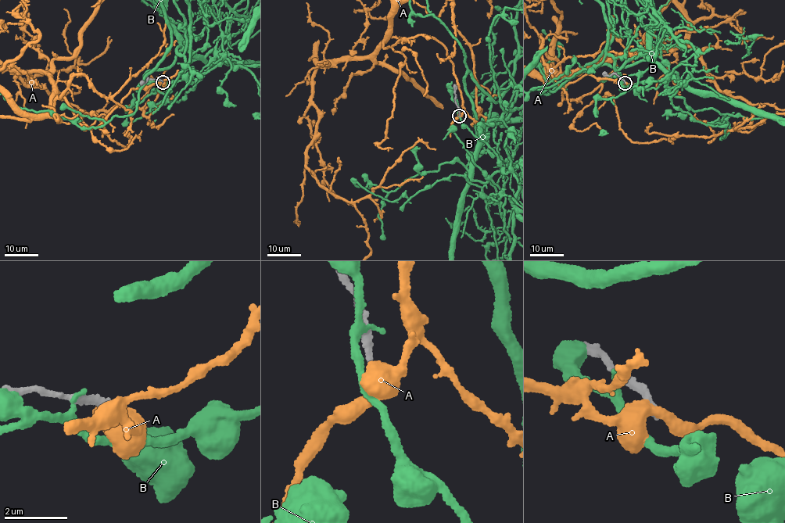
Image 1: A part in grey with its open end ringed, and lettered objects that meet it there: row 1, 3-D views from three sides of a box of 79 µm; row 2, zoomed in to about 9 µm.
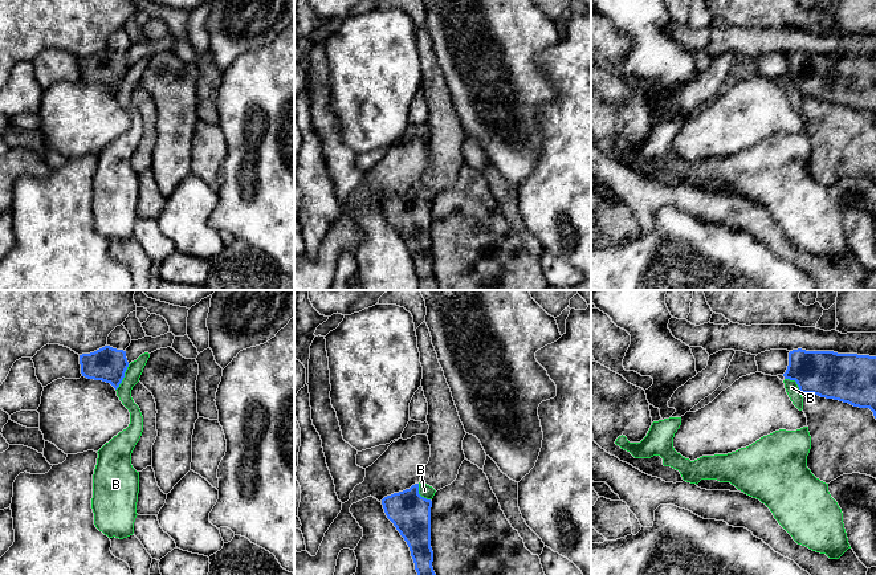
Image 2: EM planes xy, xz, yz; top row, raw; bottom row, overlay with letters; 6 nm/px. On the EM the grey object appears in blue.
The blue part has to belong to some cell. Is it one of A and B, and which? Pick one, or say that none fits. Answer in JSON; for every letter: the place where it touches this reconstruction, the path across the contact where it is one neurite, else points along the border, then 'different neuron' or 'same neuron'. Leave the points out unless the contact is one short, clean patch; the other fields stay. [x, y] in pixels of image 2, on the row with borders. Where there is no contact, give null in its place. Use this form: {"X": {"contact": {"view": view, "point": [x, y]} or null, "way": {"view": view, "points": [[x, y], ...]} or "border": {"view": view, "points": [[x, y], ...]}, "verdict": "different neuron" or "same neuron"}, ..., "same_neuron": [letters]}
{"A": {"contact": null, "verdict": "different neuron"}, "B": {"contact": {"view": "xy", "point": [123, 376]}, "verdict": "different neuron"}, "same_neuron": []}

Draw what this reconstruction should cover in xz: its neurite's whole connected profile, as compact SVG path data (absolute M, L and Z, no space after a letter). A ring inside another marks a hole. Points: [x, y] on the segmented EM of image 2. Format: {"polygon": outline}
{"polygon": "M419 484L382 499L387 518L407 542L417 575L436 575L432 567L432 501L419 494Z"}

